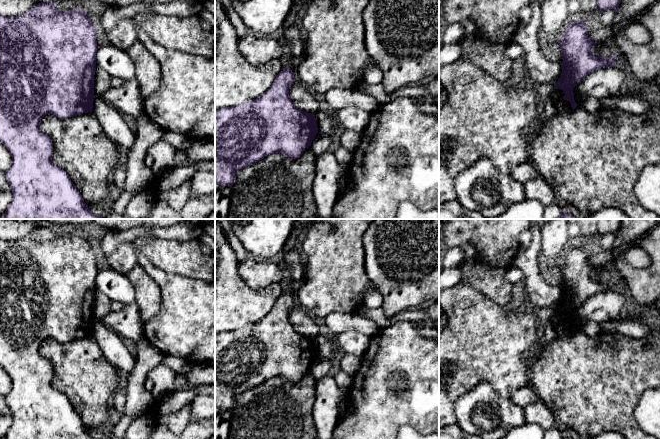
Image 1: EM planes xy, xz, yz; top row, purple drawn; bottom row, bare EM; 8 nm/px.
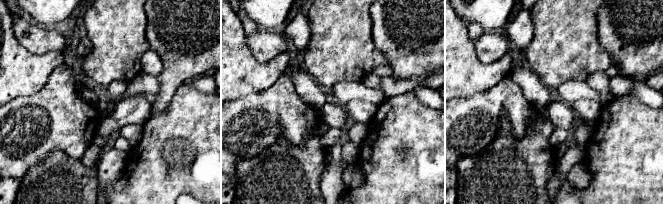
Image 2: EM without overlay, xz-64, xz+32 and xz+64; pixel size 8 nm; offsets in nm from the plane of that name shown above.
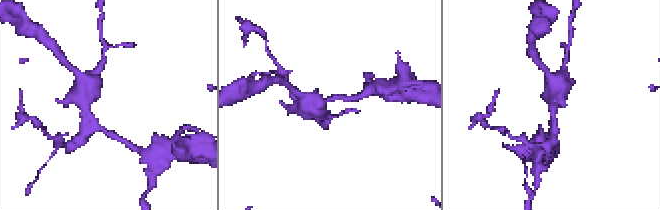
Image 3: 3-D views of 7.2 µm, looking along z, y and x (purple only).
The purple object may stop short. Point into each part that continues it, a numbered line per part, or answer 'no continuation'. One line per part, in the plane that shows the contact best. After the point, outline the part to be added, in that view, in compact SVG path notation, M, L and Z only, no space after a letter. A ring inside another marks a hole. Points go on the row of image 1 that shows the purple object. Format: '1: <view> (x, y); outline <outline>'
no continuation

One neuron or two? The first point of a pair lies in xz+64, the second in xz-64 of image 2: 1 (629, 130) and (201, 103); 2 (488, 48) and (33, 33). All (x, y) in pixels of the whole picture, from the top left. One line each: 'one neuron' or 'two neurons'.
1: one neuron
2: one neuron

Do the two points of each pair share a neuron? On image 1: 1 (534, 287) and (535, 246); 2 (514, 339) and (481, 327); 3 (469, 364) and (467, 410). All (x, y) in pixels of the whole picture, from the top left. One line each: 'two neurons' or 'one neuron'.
1: one neuron
2: one neuron
3: two neurons

